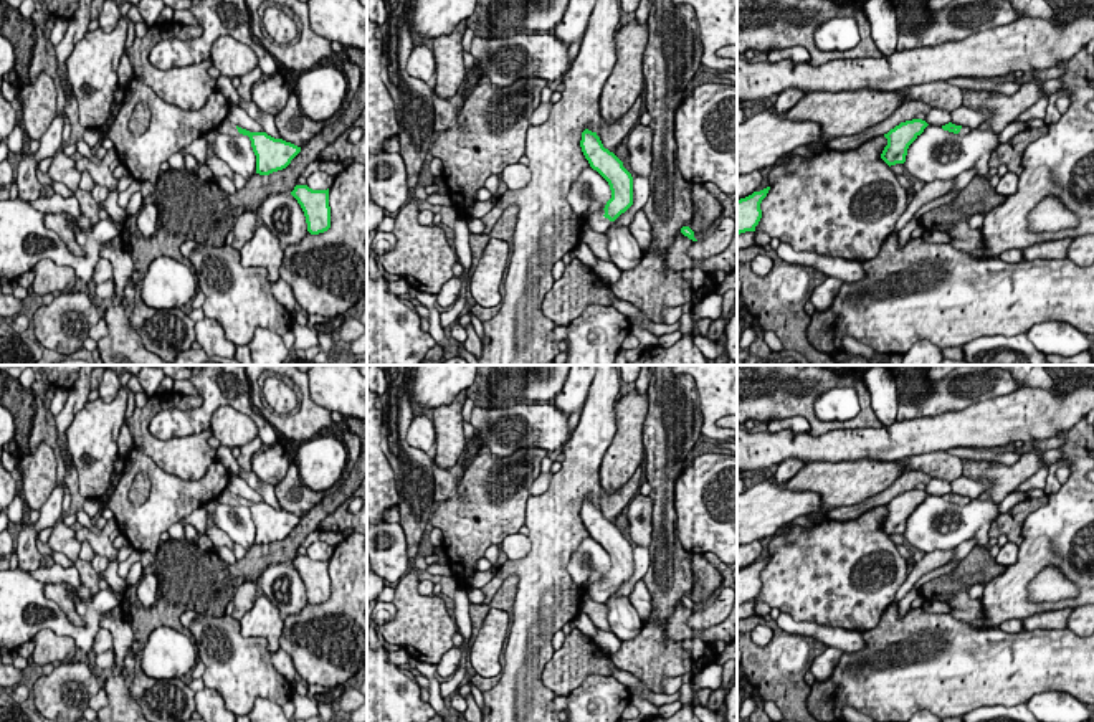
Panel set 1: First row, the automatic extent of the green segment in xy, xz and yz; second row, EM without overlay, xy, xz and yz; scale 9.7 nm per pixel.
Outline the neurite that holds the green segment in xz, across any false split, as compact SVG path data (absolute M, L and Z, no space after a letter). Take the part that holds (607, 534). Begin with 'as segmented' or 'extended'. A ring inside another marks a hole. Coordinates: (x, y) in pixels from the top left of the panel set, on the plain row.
extended; M585 499L580 517L590 537L608 552L611 560L611 568L605 578L593 582L587 590L593 601L605 603L633 575L633 547L623 532L603 517L597 502Z

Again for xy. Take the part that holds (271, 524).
extended; M228 487L218 496L218 502L226 506L248 506L253 522L256 525L256 544L269 545L273 542L286 539L291 530L301 522L301 517L274 509L266 502L250 502L235 496Z

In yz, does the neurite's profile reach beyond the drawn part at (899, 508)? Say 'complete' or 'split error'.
complete

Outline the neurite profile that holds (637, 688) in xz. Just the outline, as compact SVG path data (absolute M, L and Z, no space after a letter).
M615 667L611 676L616 681L620 681L621 684L625 684L630 689L631 696L648 701L649 689L640 679L636 679L633 674Z

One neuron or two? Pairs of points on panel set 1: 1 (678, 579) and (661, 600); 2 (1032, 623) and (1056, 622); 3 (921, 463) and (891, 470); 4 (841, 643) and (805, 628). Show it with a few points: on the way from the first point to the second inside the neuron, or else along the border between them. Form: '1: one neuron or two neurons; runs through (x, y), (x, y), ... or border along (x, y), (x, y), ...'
1: one neuron; runs through (673, 584), (666, 595)
2: one neuron; runs through (1038, 622), (1050, 622)
3: two neurons; border along (899, 461), (906, 471)
4: one neuron; runs through (833, 636), (813, 630)

